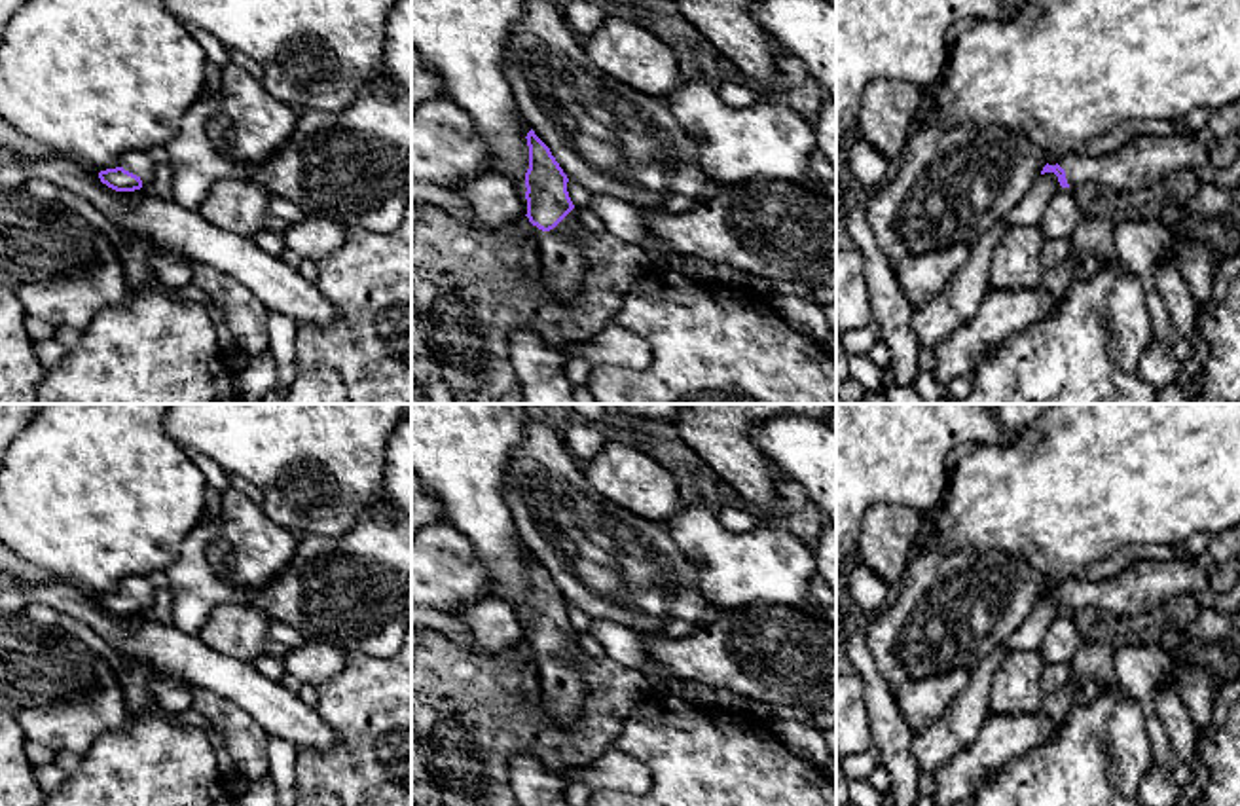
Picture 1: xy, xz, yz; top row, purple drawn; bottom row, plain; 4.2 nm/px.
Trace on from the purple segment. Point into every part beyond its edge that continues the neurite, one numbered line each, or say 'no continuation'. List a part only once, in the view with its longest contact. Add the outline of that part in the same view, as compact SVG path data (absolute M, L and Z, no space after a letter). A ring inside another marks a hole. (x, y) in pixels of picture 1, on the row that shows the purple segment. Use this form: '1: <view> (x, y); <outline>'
1: xz (562, 262); M576 207L550 231L533 226L540 258L540 284L557 300L574 298L584 284L584 254L576 237L580 229Z

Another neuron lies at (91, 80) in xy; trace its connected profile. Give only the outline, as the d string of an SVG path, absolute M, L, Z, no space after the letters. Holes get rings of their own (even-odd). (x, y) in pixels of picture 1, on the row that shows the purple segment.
M27 0L11 15L0 38L0 116L19 133L51 150L55 156L80 159L95 171L114 167L127 152L155 144L167 146L176 138L182 118L205 85L207 55L186 25L171 15L163 0Z

